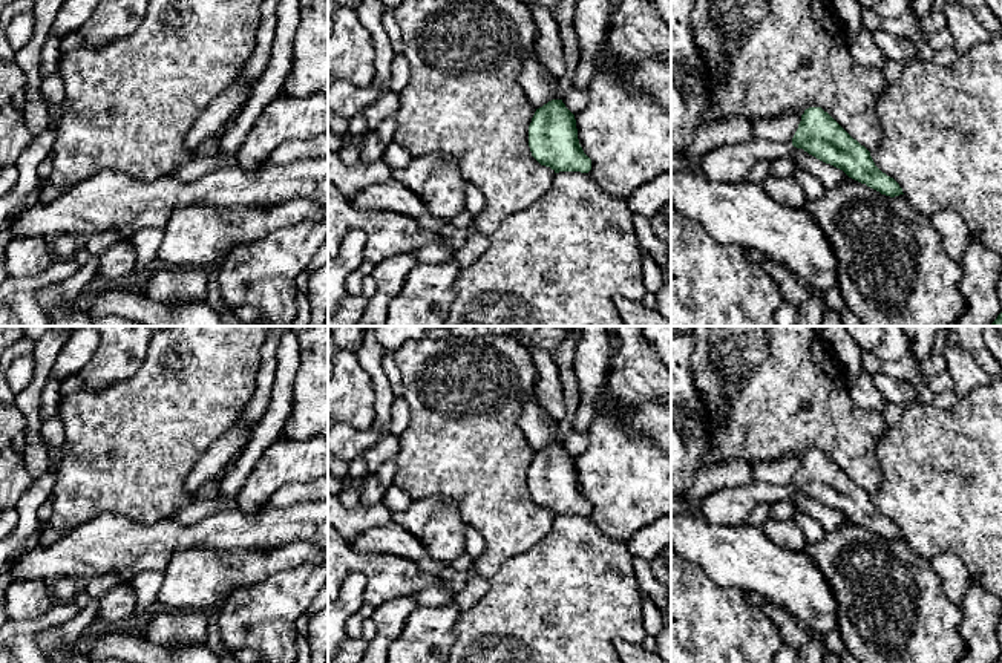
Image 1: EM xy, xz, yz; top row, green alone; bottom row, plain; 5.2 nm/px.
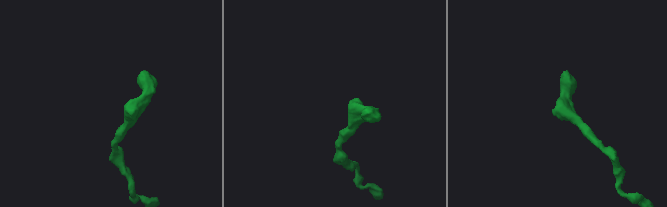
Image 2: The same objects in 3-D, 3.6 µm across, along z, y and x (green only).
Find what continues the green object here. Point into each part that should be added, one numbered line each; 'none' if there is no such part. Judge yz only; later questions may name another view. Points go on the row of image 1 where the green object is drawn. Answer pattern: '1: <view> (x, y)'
1: yz (731, 163)

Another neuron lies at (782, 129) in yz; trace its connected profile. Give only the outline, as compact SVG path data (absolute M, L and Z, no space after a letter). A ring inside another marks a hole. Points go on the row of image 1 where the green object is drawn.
M786 113L771 119L758 119L754 122L754 138L783 144L792 142L800 121L801 116L797 113Z

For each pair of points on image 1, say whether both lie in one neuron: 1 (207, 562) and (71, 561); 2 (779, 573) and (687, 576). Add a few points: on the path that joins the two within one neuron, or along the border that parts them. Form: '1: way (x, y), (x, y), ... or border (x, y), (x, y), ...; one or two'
1: border (203, 548), (178, 550), (163, 571); two
2: border (687, 559), (720, 585), (736, 585), (742, 590); two

